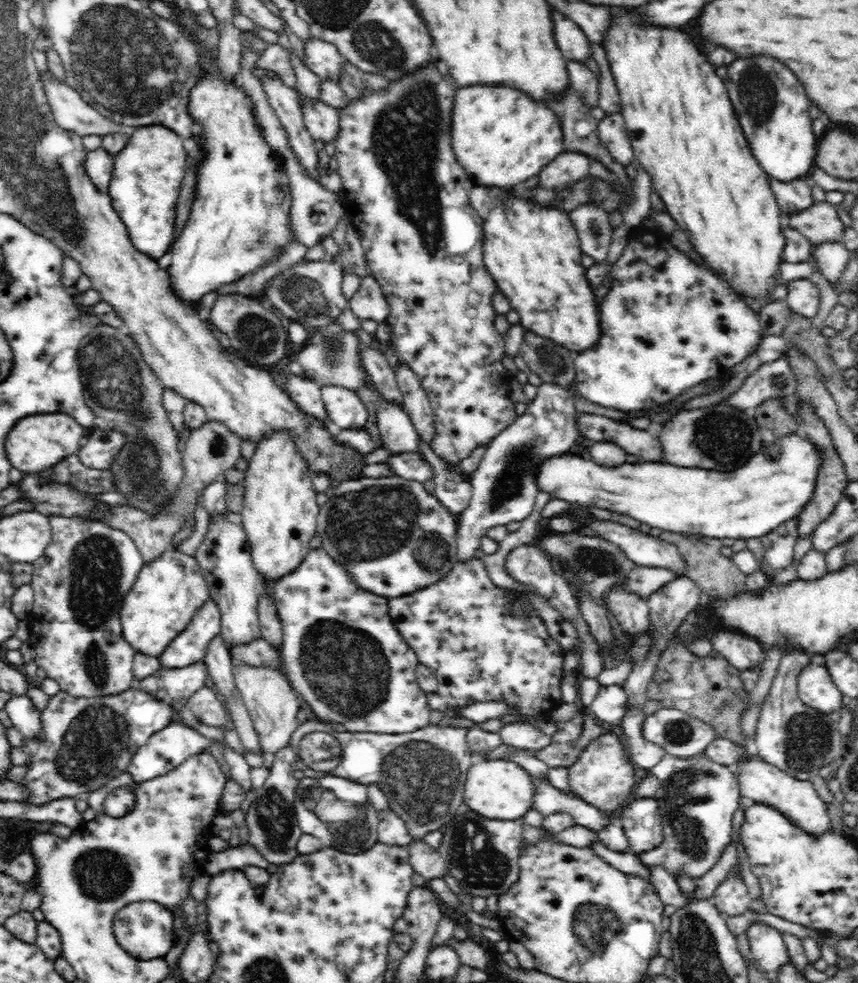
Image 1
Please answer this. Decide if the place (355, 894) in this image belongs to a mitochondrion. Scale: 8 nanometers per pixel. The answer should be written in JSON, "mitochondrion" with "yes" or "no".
{"mitochondrion":"no"}

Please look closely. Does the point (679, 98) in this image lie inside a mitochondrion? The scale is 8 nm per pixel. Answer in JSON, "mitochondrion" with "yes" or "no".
{"mitochondrion":"no"}

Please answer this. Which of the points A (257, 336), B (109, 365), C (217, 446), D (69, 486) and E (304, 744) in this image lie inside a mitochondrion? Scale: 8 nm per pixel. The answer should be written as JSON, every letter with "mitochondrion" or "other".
{"A":"mitochondrion","B":"mitochondrion","C":"mitochondrion","D":"other","E":"mitochondrion"}

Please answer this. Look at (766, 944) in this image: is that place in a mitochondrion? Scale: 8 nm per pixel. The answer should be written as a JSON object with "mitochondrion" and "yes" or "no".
{"mitochondrion":"no"}

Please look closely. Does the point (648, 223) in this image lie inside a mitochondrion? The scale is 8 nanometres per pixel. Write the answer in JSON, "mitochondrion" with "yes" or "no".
{"mitochondrion":"no"}

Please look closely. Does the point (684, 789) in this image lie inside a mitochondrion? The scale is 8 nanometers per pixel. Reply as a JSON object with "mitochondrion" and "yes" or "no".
{"mitochondrion":"yes"}

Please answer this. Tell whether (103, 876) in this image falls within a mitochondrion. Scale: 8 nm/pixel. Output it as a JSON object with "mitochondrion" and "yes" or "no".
{"mitochondrion":"yes"}

